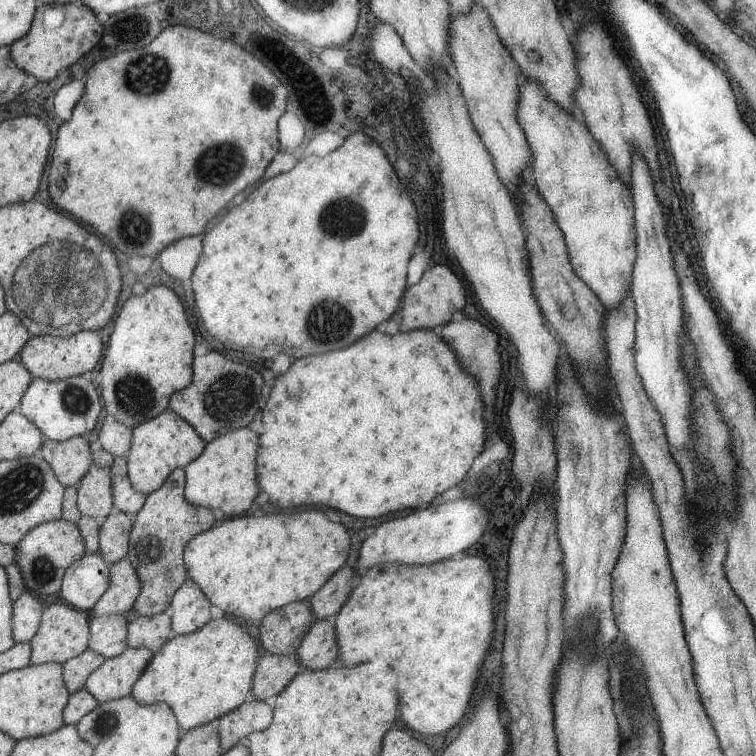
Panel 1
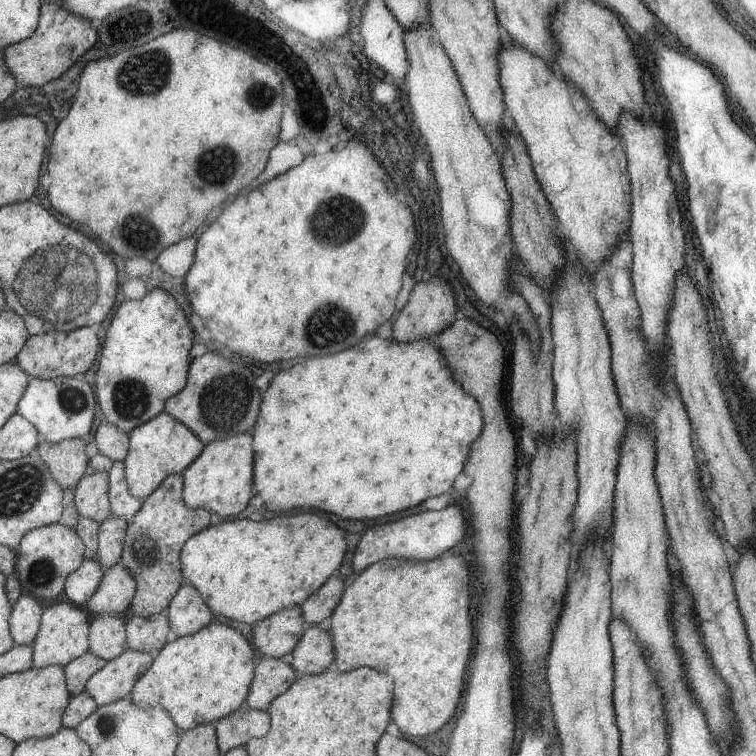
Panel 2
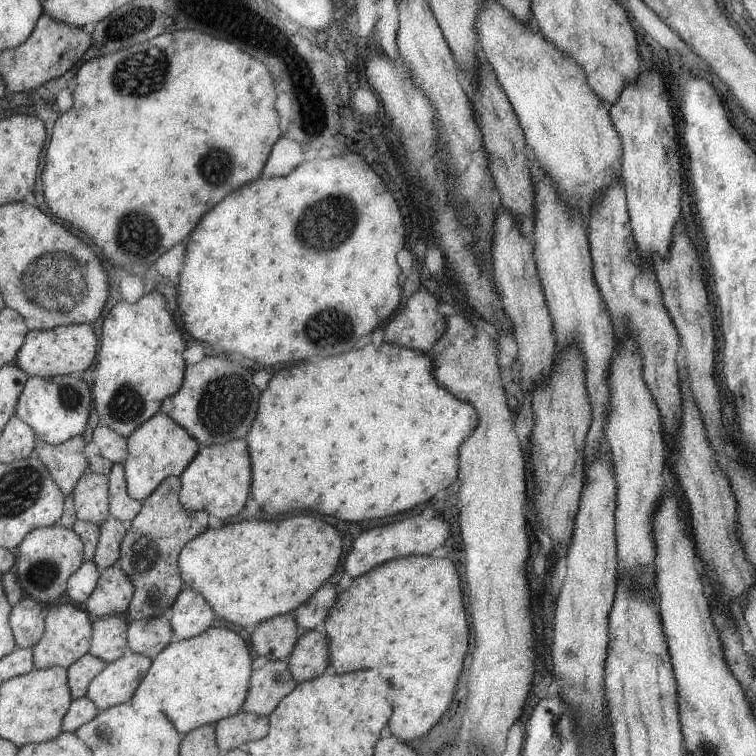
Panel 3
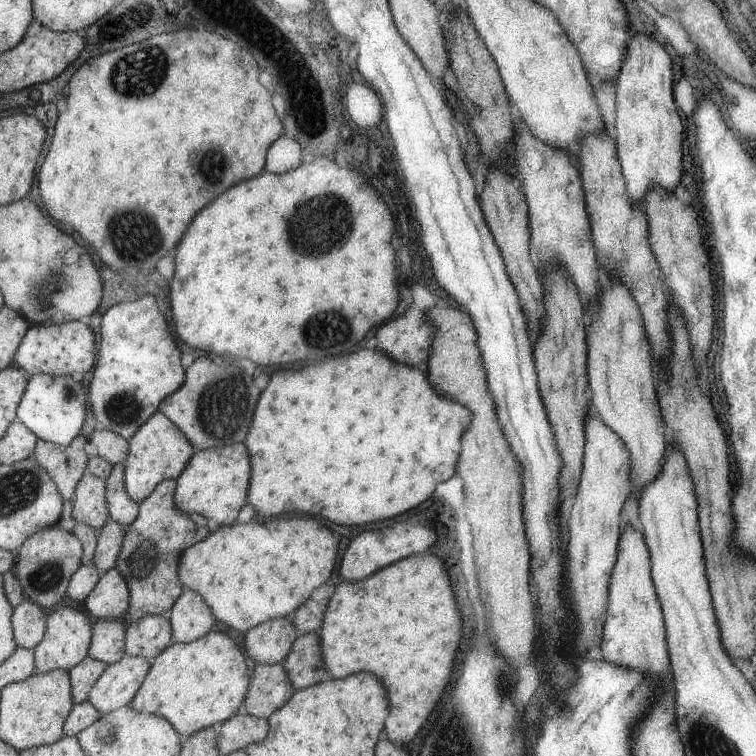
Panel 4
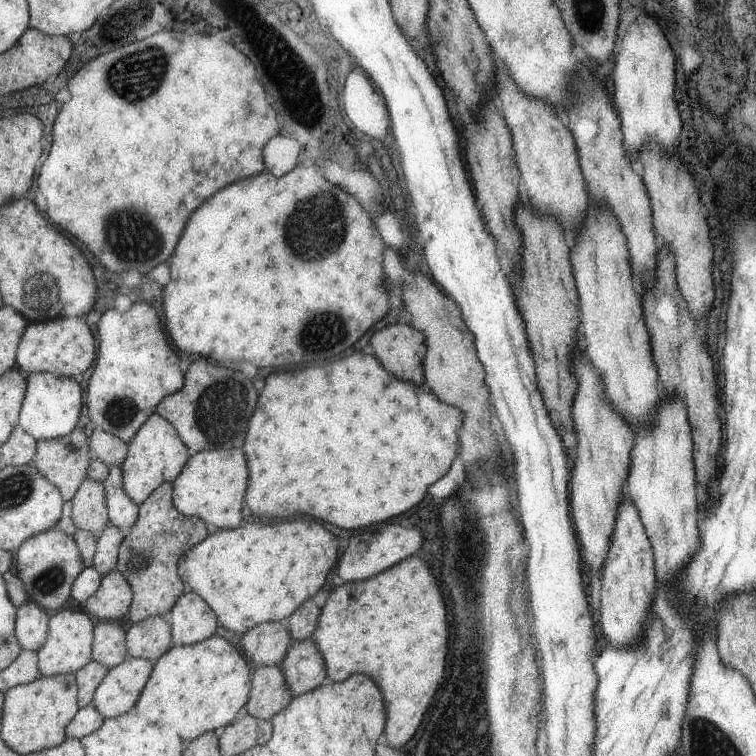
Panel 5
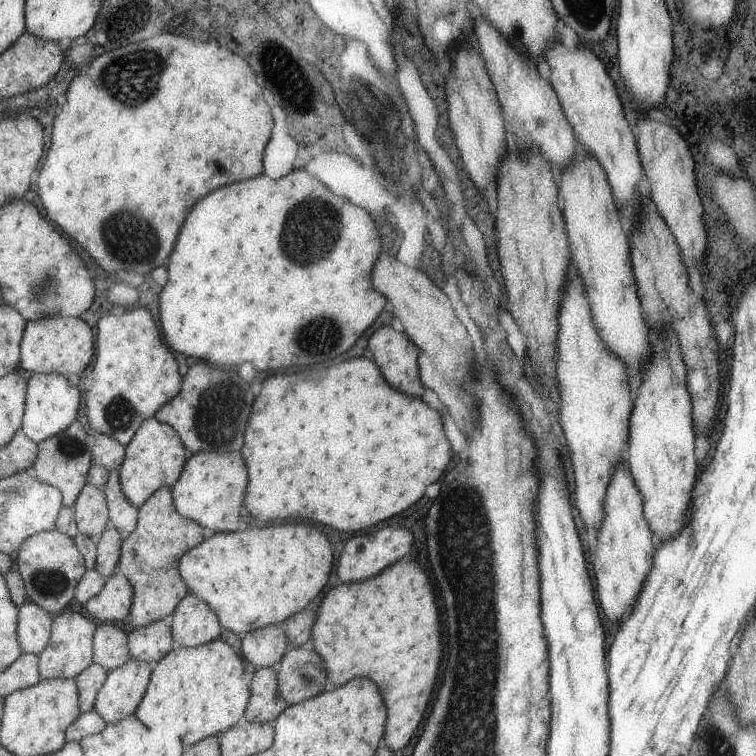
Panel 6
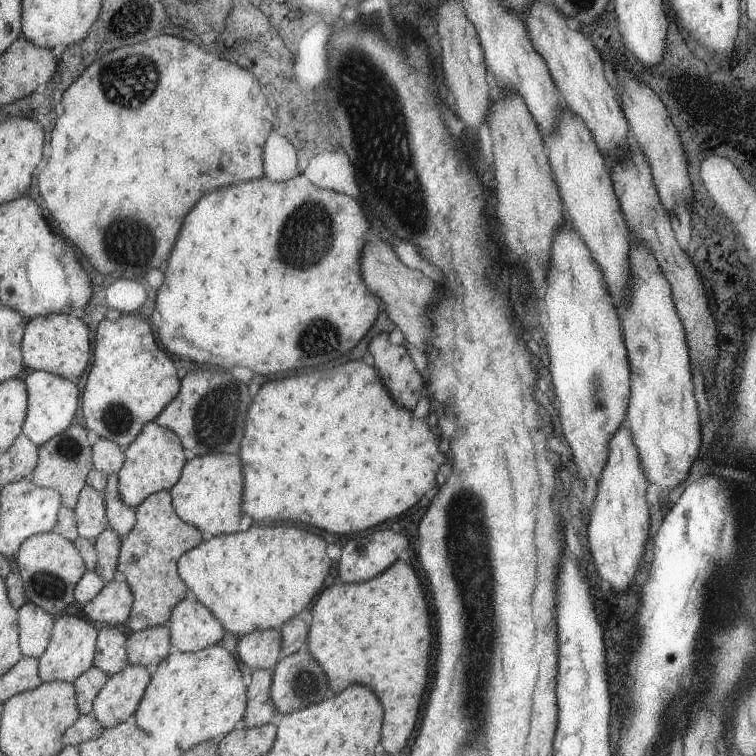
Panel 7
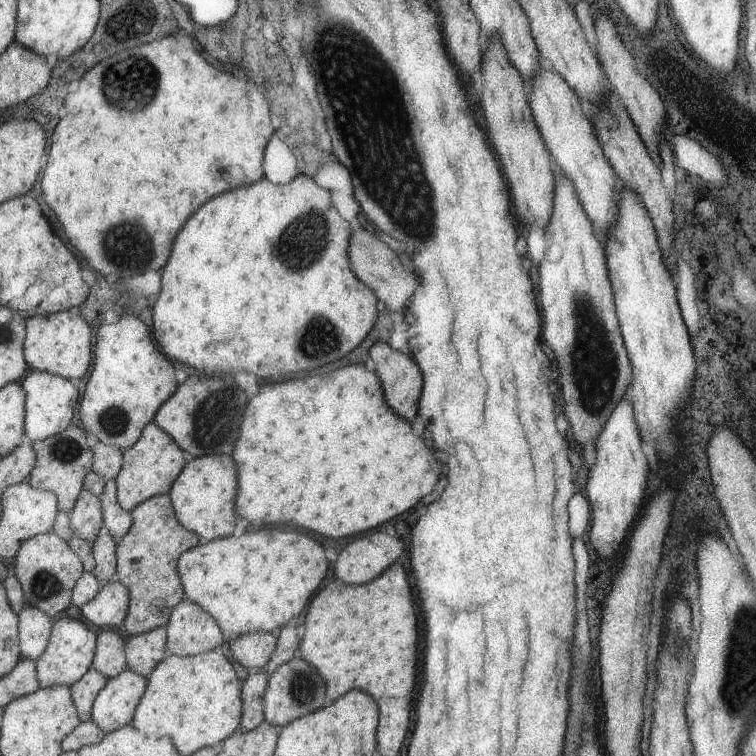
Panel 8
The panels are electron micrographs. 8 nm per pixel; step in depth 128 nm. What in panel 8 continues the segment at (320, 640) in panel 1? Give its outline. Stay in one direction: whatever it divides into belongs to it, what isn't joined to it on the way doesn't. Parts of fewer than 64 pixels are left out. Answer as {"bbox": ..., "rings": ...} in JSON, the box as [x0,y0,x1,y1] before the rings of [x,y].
{"bbox":[262,657,328,729],"rings":[[[300,657],[284,662],[270,674],[262,701],[264,720],[278,729],[299,717],[319,710],[328,702],[321,675]]]}

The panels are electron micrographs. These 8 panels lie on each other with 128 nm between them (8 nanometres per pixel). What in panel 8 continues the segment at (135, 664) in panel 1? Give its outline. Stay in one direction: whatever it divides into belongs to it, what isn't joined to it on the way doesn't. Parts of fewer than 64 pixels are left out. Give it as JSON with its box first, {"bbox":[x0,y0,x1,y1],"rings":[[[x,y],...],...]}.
{"bbox":[90,668,145,733],"rings":[[[127,668],[108,678],[92,702],[90,720],[104,733],[129,725],[145,687],[145,677]]]}

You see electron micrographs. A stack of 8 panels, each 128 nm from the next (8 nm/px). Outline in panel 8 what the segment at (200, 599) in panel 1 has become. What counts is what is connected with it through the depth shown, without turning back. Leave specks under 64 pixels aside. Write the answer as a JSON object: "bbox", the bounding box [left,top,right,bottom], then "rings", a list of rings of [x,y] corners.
{"bbox":[165,600,227,657],"rings":[[[187,600],[171,609],[165,630],[167,650],[180,657],[218,649],[227,638],[209,614]]]}

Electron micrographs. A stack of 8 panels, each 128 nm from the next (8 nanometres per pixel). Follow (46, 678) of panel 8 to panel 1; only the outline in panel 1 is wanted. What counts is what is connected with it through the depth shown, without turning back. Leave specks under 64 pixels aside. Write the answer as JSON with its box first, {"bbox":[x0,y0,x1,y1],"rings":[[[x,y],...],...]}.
{"bbox":[30,602,90,665],"rings":[[[53,602],[42,610],[37,632],[30,642],[30,664],[40,665],[43,663],[63,664],[66,660],[81,654],[87,649],[89,640],[88,621],[90,616],[73,608],[70,604]]]}

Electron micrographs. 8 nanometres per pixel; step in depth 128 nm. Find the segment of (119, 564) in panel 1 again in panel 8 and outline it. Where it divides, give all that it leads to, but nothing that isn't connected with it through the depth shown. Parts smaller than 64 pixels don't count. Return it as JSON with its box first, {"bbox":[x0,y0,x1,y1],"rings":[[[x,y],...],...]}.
{"bbox":[80,580,128,626],"rings":[[[118,580],[101,585],[89,602],[80,606],[81,614],[93,626],[119,626],[128,607],[128,590]]]}

